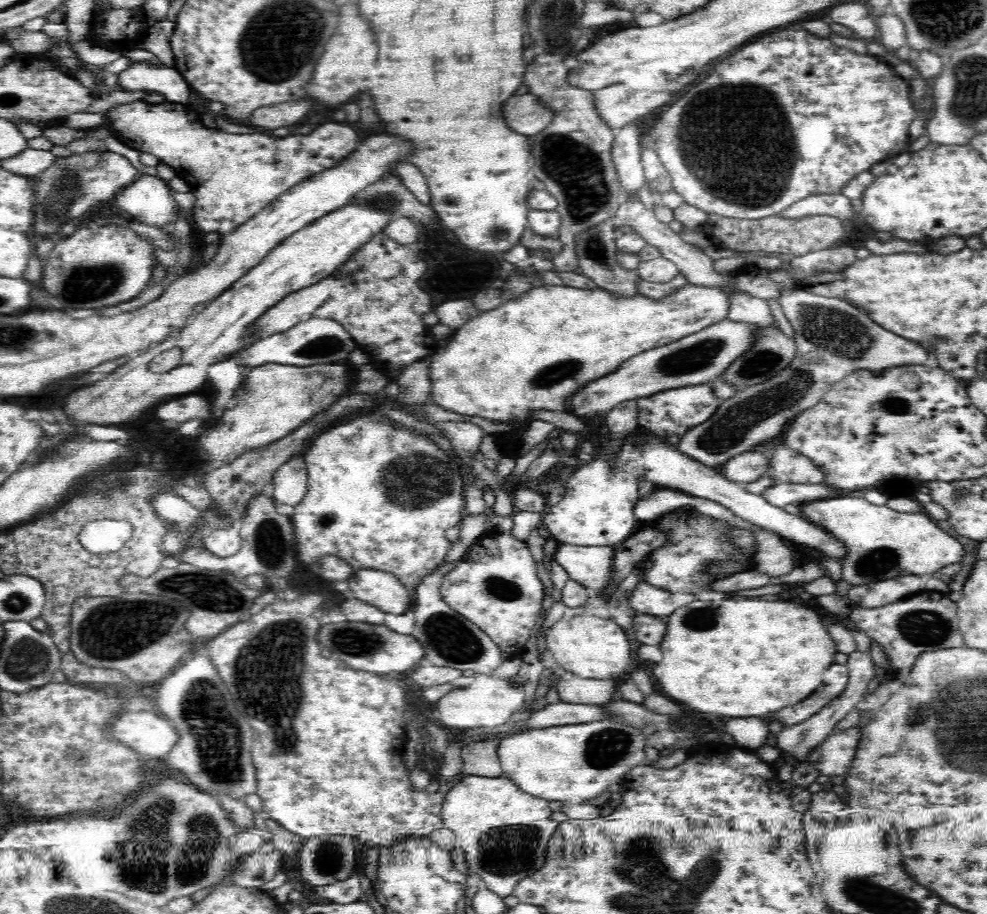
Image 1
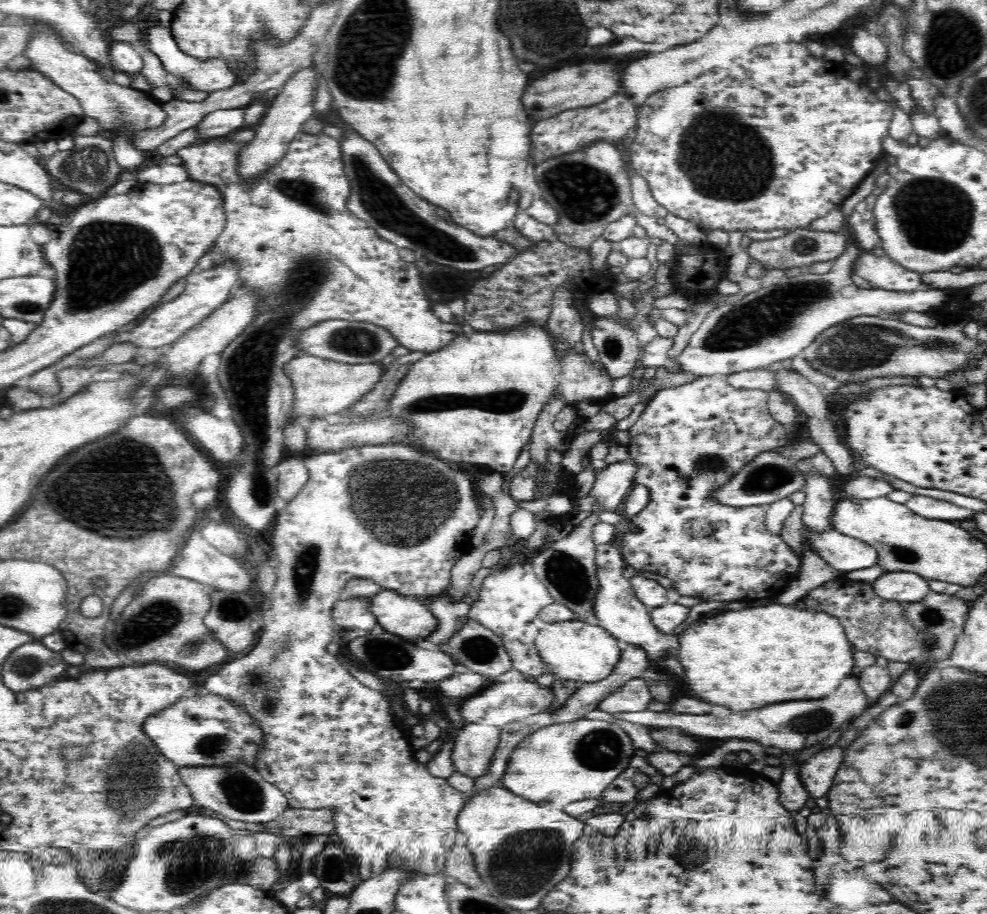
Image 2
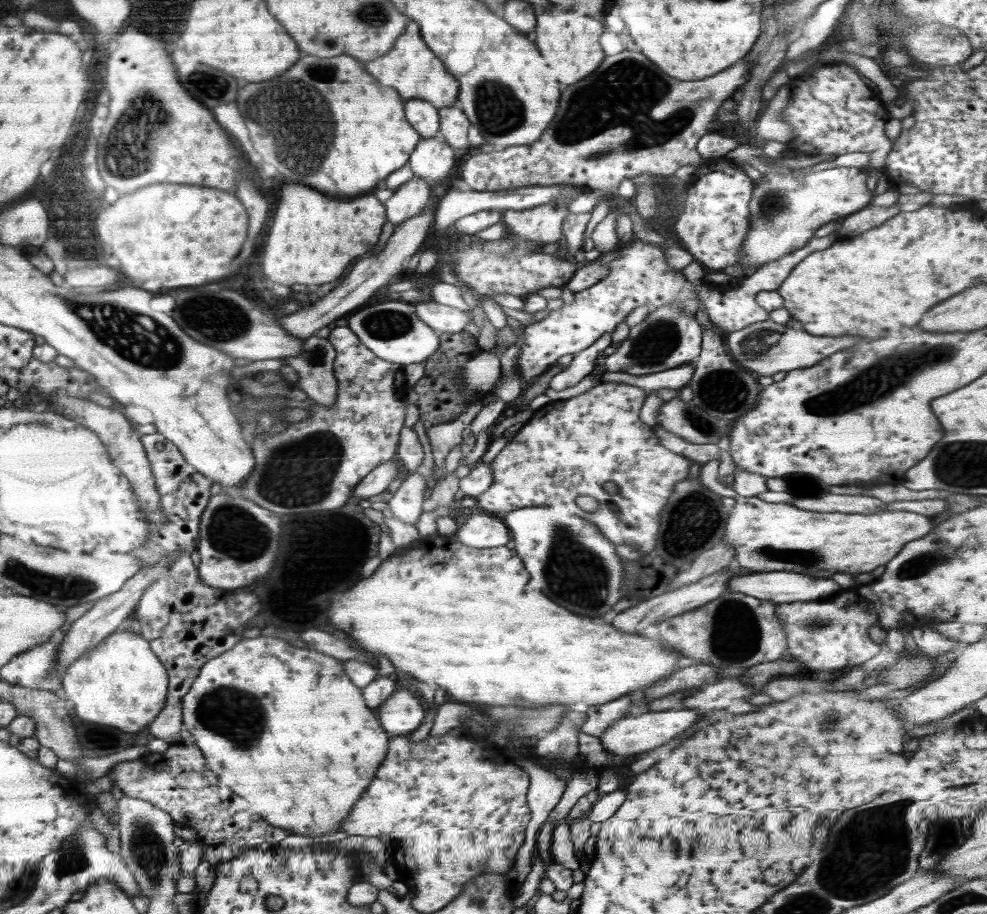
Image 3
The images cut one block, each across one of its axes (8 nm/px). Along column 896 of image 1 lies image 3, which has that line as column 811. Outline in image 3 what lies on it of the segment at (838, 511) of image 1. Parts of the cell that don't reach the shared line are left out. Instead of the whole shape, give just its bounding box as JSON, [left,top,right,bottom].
[721,495,934,578]

